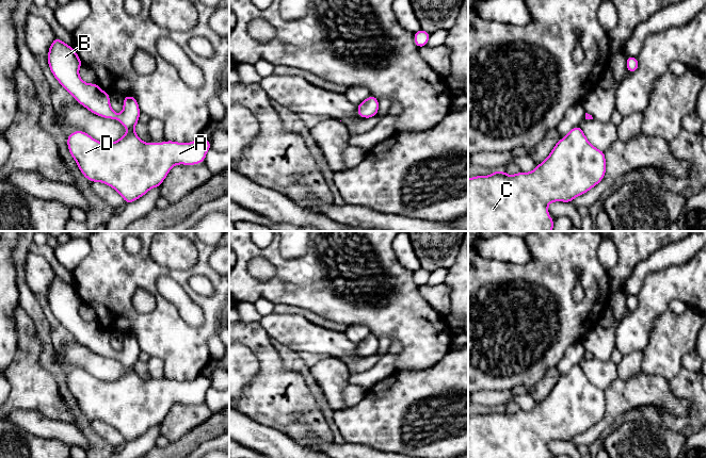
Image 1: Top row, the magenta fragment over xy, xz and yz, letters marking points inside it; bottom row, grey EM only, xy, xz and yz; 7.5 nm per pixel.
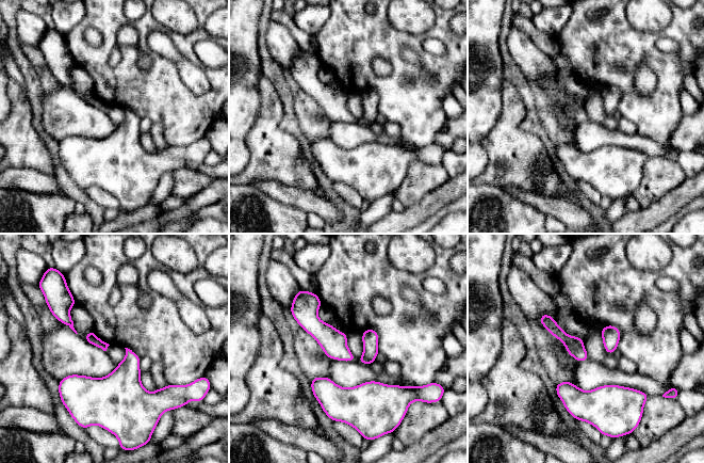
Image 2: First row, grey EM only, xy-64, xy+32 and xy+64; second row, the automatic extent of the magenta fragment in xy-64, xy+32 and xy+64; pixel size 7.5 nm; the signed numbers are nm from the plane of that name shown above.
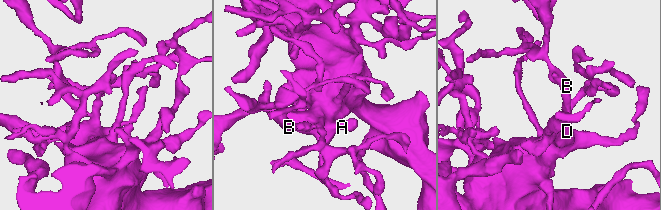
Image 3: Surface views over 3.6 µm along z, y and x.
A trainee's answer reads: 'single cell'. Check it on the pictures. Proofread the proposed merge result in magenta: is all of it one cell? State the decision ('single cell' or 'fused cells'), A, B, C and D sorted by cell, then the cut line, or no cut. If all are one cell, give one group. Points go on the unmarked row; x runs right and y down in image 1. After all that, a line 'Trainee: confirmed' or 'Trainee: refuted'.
single cell | A B C D | no cut
Trainee: confirmed

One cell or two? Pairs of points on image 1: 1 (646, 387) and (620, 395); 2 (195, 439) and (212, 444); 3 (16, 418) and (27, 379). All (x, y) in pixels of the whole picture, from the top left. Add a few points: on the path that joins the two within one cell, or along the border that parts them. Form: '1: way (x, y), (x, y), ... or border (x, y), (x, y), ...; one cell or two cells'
1: way (640, 391), (626, 395); one cell
2: border (218, 436), (202, 442), (197, 446); two cells
3: border (11, 410), (32, 409), (43, 415); two cells

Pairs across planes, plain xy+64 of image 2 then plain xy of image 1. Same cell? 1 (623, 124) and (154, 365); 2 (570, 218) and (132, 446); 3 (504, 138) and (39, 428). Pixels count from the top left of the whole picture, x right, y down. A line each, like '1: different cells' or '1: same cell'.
1: same cell
2: different cells
3: different cells

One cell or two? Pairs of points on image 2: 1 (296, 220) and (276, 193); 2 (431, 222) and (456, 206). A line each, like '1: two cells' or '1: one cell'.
1: two cells
2: one cell

